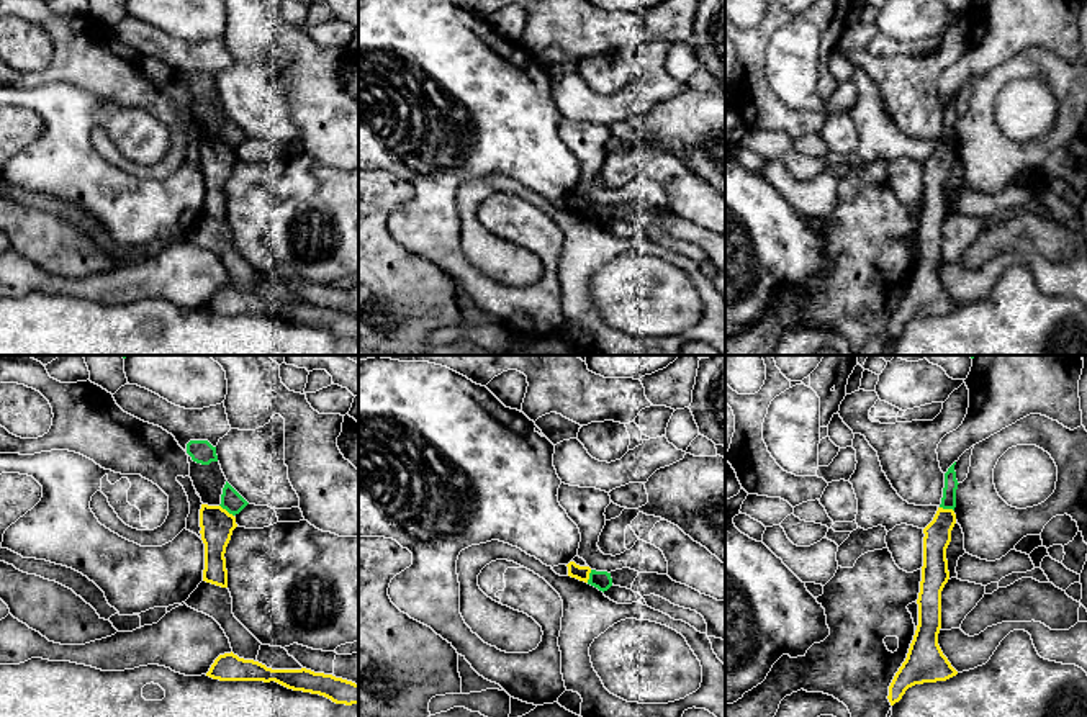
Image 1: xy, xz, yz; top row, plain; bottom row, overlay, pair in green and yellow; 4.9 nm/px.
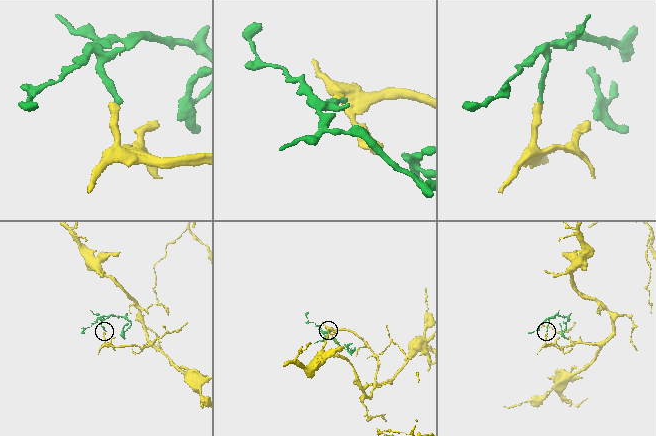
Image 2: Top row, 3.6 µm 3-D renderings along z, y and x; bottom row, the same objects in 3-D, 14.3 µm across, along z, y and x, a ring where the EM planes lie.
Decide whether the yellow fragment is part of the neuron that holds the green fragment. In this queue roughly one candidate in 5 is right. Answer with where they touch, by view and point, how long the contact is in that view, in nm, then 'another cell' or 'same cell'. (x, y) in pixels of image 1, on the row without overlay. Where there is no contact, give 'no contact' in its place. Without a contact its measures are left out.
contact xy (226, 143); length 90 nm; another cell

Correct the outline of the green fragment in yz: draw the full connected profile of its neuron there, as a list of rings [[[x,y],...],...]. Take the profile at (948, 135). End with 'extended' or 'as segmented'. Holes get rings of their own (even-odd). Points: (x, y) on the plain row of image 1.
[[[956,95],[948,101],[945,106],[945,121],[943,121],[943,131],[940,141],[943,142],[953,142],[956,141],[956,123],[958,123],[958,113],[954,105]]]; as segmented

